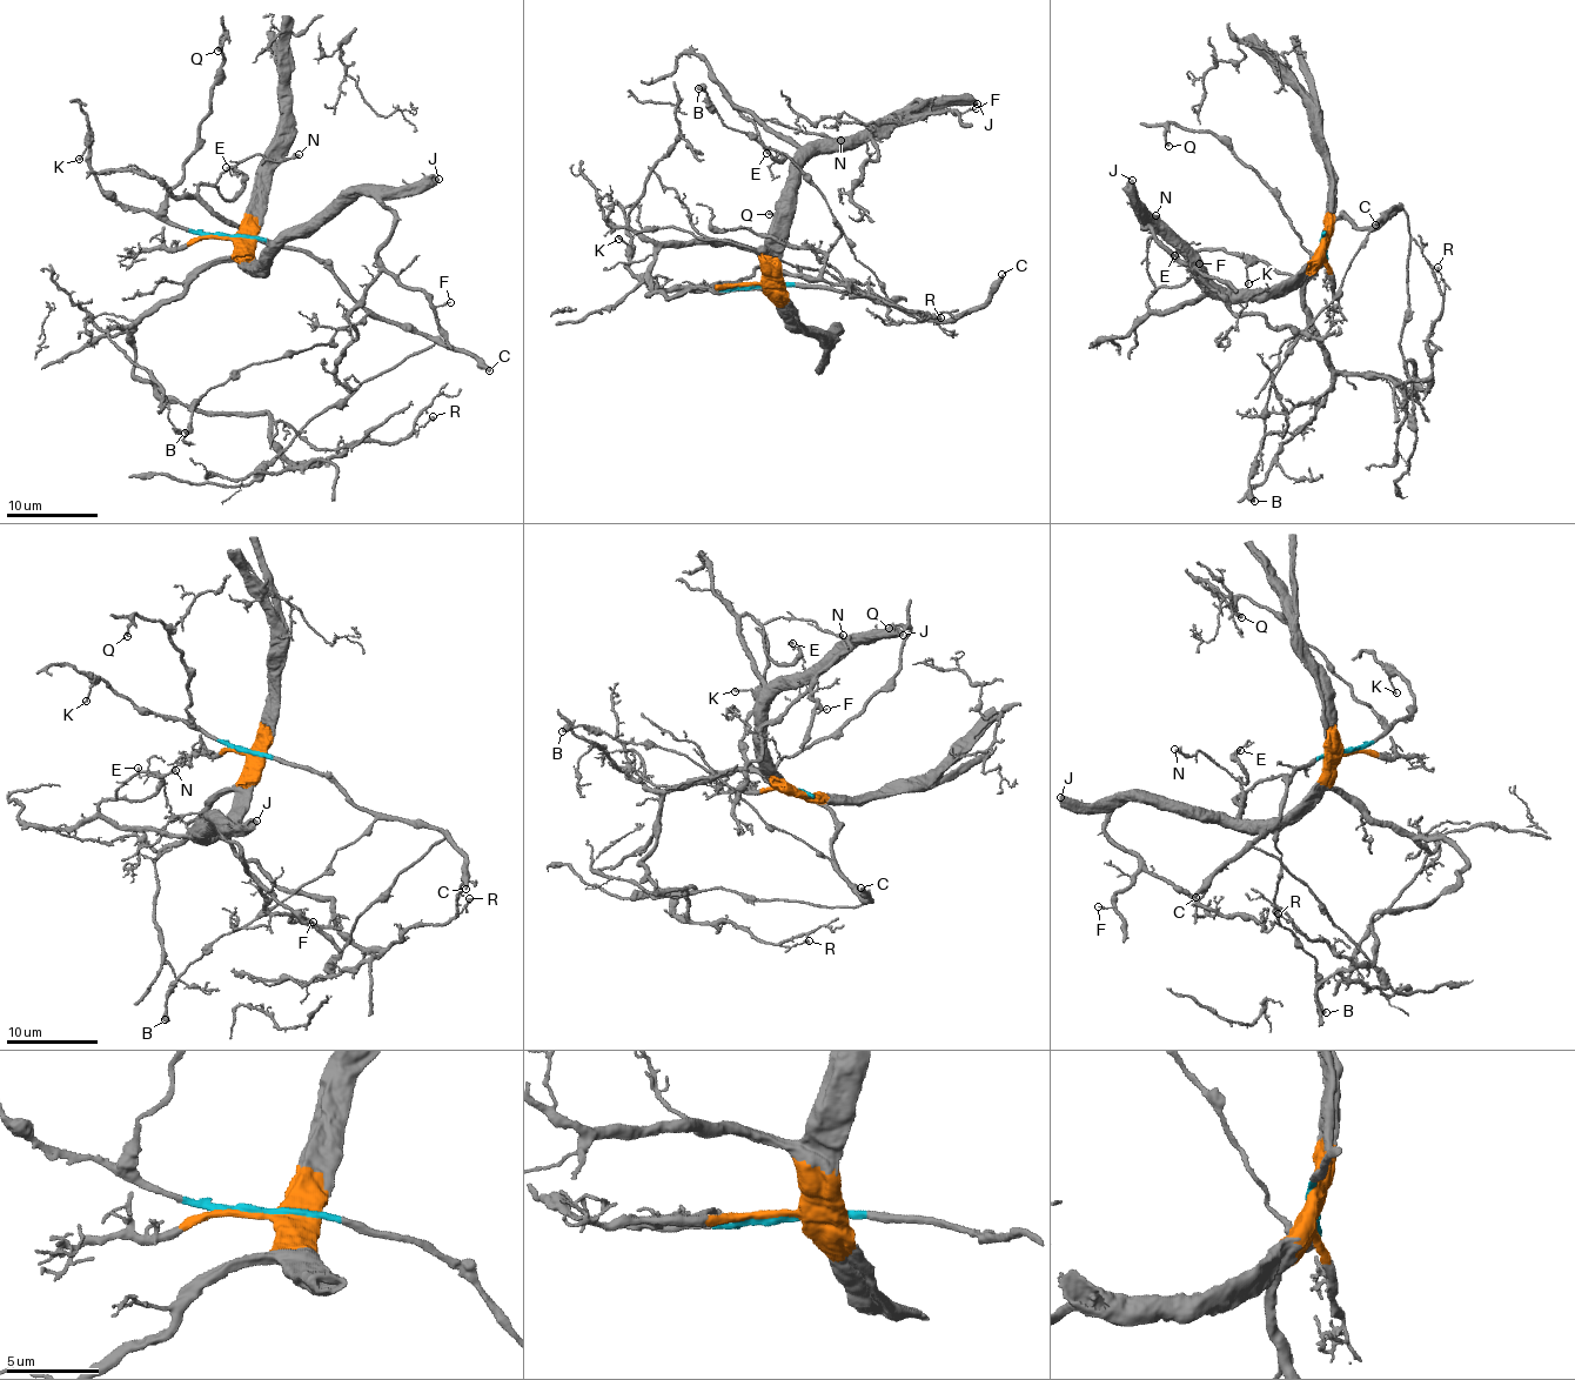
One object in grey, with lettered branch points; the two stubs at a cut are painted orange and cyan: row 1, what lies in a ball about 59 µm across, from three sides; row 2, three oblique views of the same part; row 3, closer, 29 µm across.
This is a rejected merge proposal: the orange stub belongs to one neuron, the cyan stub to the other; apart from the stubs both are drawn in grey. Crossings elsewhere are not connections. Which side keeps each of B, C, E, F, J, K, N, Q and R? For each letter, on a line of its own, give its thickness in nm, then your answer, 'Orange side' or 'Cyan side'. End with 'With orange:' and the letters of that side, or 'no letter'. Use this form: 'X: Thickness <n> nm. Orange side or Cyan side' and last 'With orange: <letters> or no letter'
B: Thickness 480 nm. Cyan side
C: Thickness 320 nm. Cyan side
E: Thickness 110 nm. Orange side
F: Thickness 140 nm. Orange side
J: Thickness 480 nm. Orange side
K: Thickness 150 nm. Cyan side
N: Thickness 360 nm. Orange side
Q: Thickness 180 nm. Cyan side
R: Thickness 200 nm. Orange side
With orange: E, F, J, N, R

